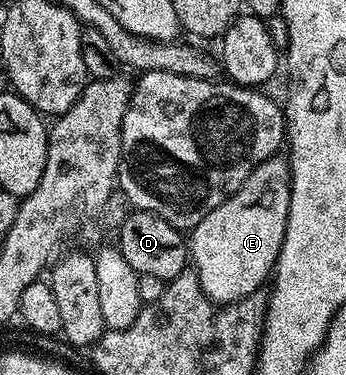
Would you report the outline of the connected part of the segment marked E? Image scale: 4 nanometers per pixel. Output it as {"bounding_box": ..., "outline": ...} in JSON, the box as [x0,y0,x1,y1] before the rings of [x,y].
{"bounding_box":[190,154,291,306],"outline":[[[276,154],[261,162],[228,200],[209,210],[190,229],[190,263],[201,290],[217,306],[235,304],[260,291],[272,275],[285,238],[291,201],[291,166],[281,157]]]}

